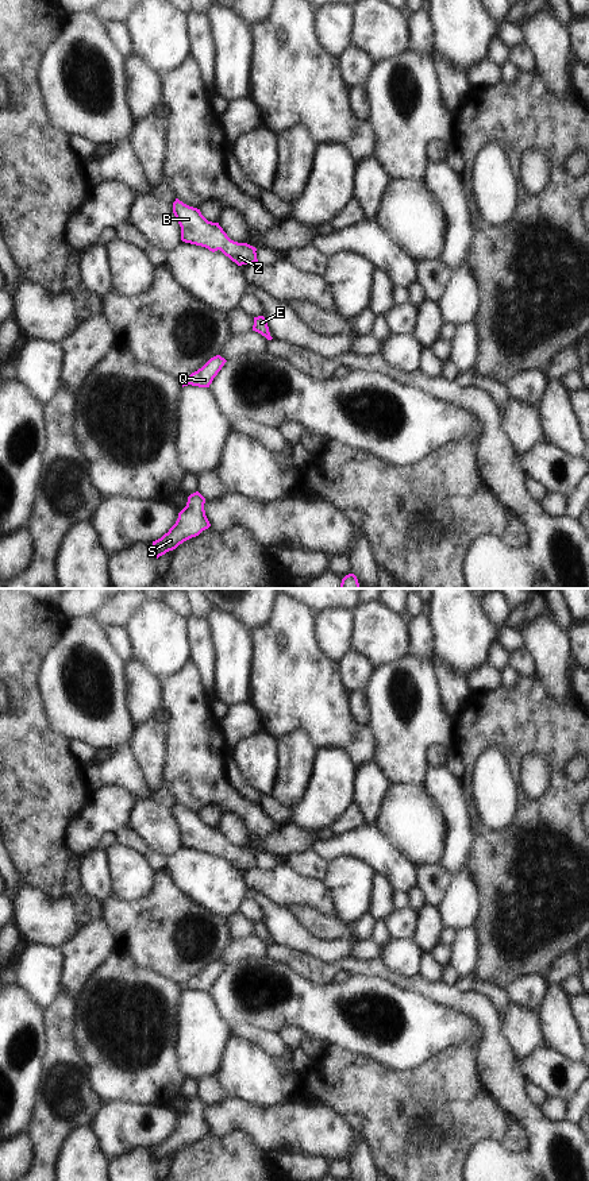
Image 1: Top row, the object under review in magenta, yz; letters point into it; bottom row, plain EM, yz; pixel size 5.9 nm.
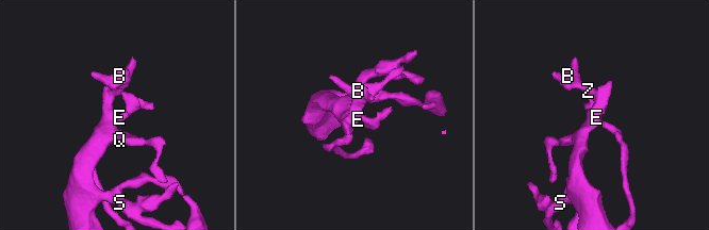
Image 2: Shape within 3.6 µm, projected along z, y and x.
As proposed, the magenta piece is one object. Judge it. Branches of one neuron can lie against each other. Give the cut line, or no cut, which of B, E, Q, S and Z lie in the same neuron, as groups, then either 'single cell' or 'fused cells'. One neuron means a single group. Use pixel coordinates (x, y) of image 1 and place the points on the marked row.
cut none; groups B E Q S Z; single cell

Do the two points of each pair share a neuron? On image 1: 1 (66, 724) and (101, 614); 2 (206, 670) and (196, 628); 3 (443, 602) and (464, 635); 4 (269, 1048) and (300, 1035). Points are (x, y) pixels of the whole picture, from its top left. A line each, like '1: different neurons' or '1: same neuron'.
1: different neurons
2: same neuron
3: same neuron
4: different neurons

